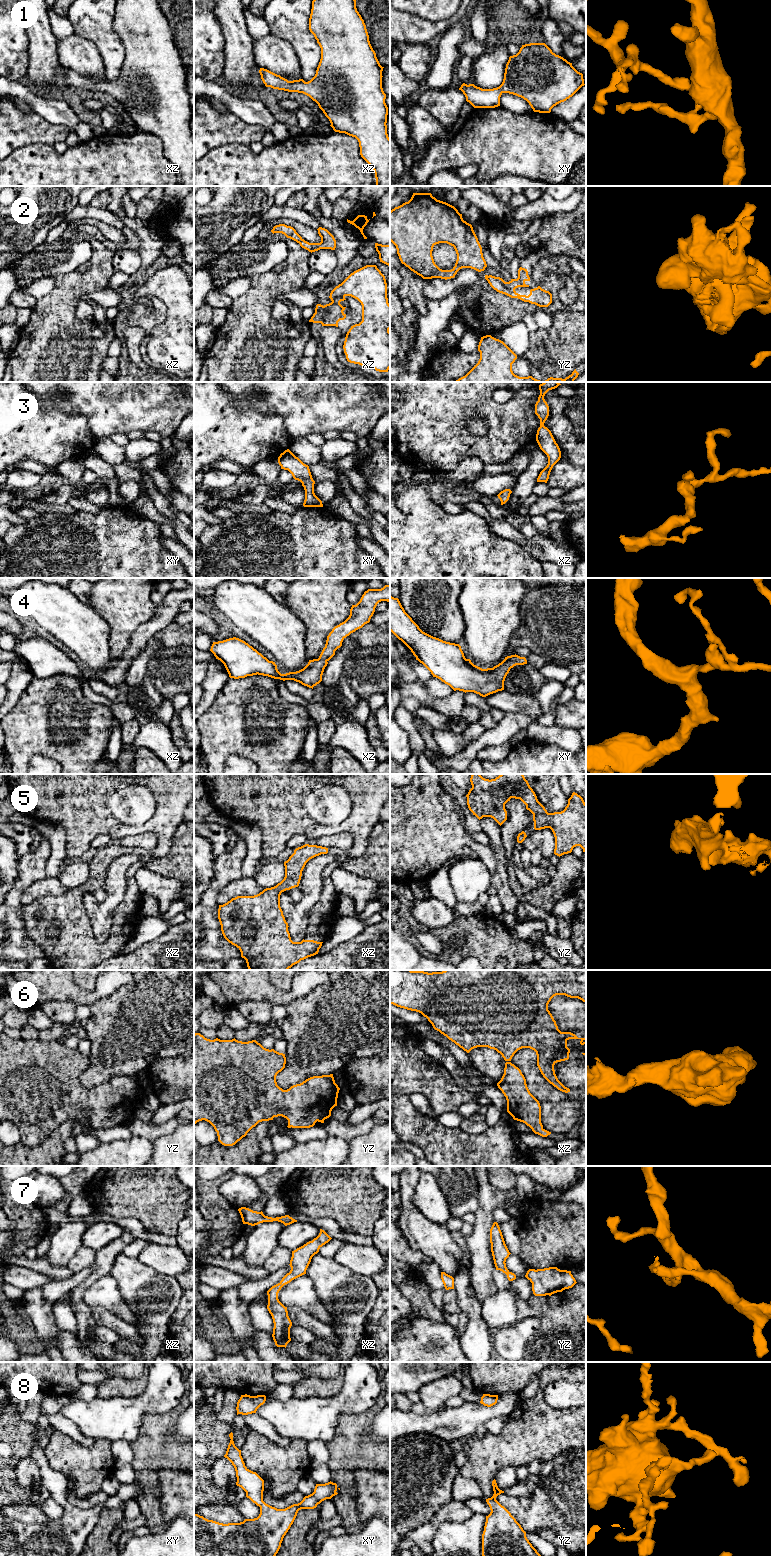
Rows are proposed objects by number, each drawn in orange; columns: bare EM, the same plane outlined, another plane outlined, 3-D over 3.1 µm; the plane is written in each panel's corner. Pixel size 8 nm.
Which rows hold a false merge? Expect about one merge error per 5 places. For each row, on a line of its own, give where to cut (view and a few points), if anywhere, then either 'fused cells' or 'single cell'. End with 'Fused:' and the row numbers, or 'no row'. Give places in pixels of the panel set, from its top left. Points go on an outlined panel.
1: no cut; single cell
2: cut in yz along (495, 277), (505, 287), (514, 289); fused cells
3: no cut; single cell
4: no cut; single cell
5: no cut; single cell
6: no cut; single cell
7: no cut; single cell
8: no cut; single cell
Fused: 2

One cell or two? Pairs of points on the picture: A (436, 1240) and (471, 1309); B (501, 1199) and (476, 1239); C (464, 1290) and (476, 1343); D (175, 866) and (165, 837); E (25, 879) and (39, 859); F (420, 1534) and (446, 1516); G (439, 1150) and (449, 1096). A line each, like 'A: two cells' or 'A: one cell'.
A: two cells
B: one cell
C: one cell
D: two cells
E: one cell
F: one cell
G: two cells

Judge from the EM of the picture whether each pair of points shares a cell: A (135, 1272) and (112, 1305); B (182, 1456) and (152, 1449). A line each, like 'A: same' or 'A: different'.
A: different
B: same

